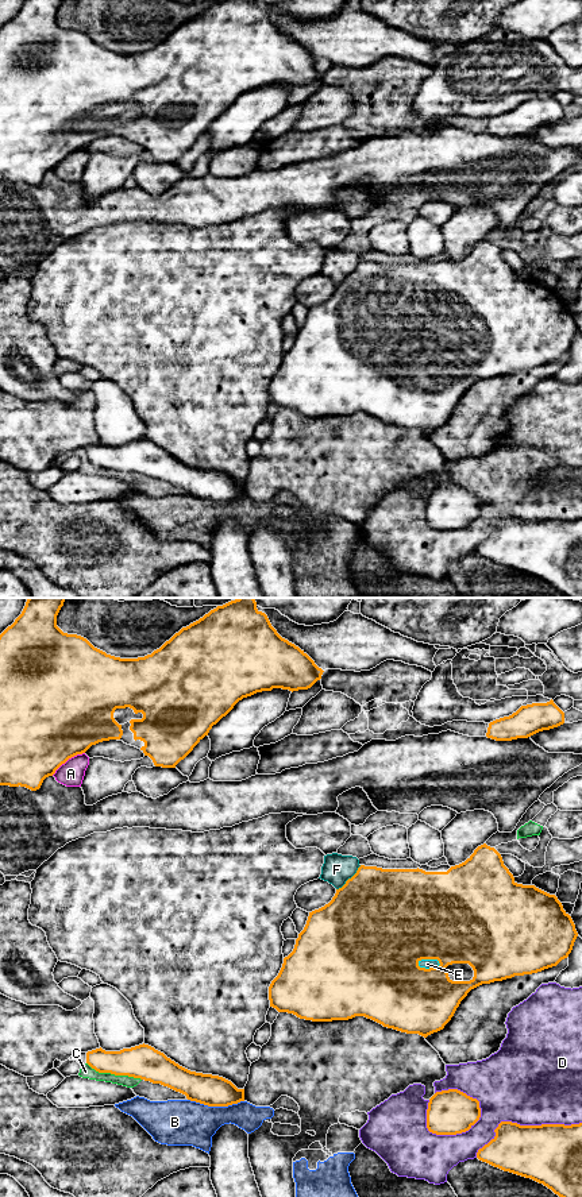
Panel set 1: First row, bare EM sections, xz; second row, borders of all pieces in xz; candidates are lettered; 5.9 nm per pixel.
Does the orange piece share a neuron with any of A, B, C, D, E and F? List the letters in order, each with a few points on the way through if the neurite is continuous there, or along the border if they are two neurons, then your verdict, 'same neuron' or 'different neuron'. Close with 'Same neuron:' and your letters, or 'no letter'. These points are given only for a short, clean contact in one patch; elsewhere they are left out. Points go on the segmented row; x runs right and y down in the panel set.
A: different neuron
B: different neuron
C: different neuron
D: different neuron
E: way xz (426, 916), (430, 958), (427, 964); same neuron
F: different neuron
Same neuron: E

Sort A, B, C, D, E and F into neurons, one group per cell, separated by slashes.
A / B / C / D / E / F

